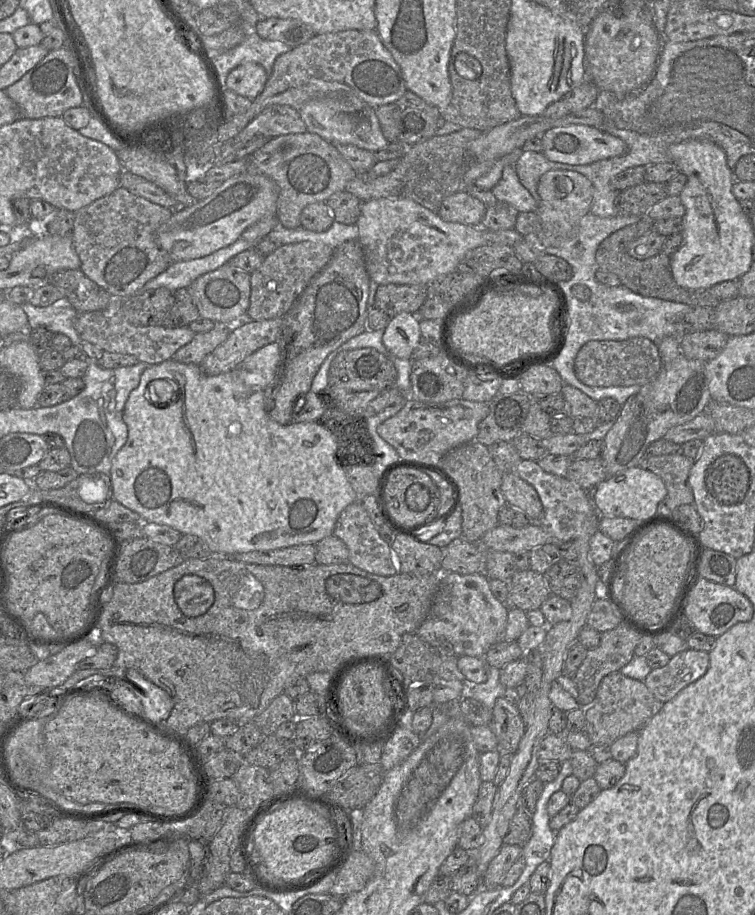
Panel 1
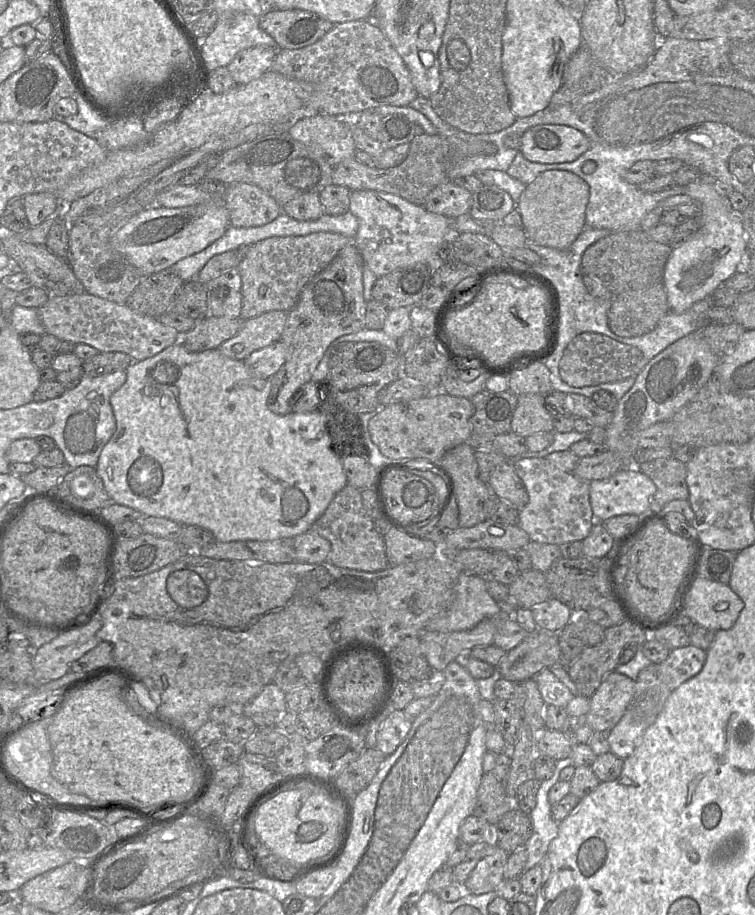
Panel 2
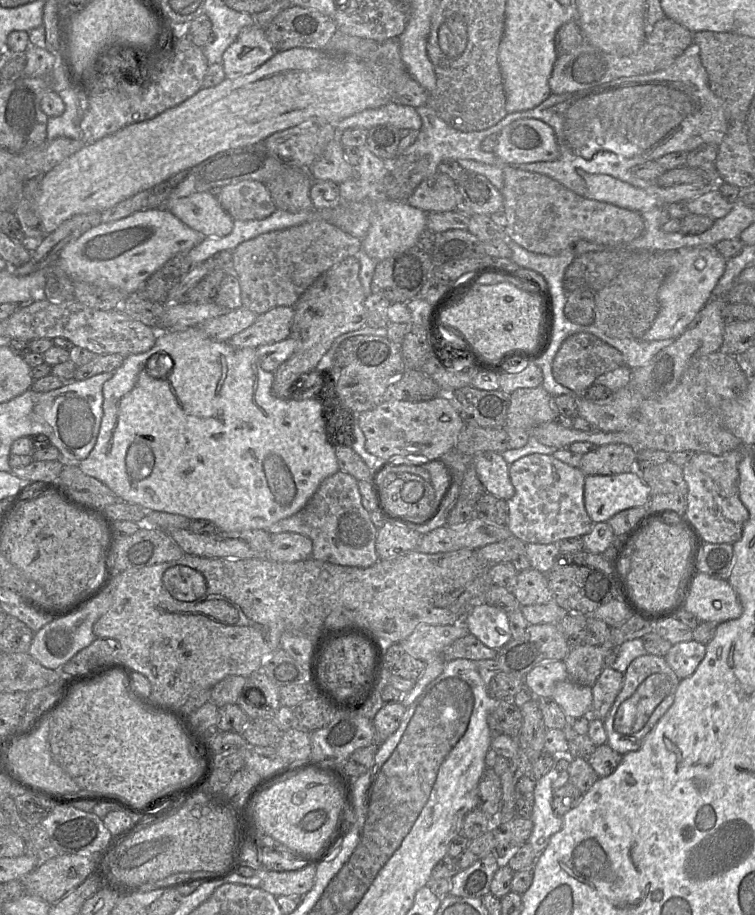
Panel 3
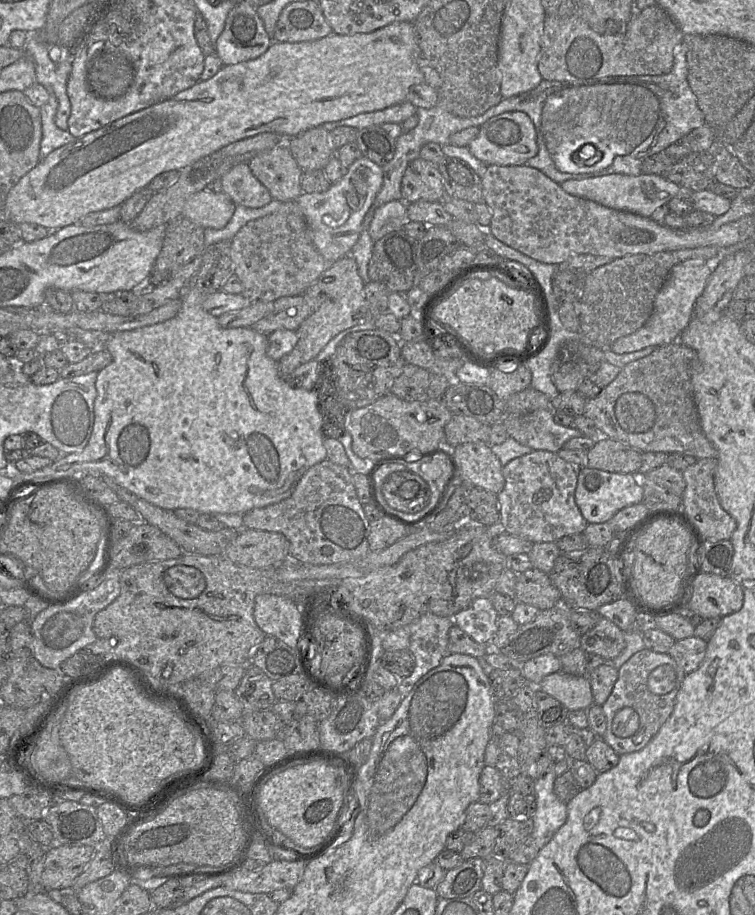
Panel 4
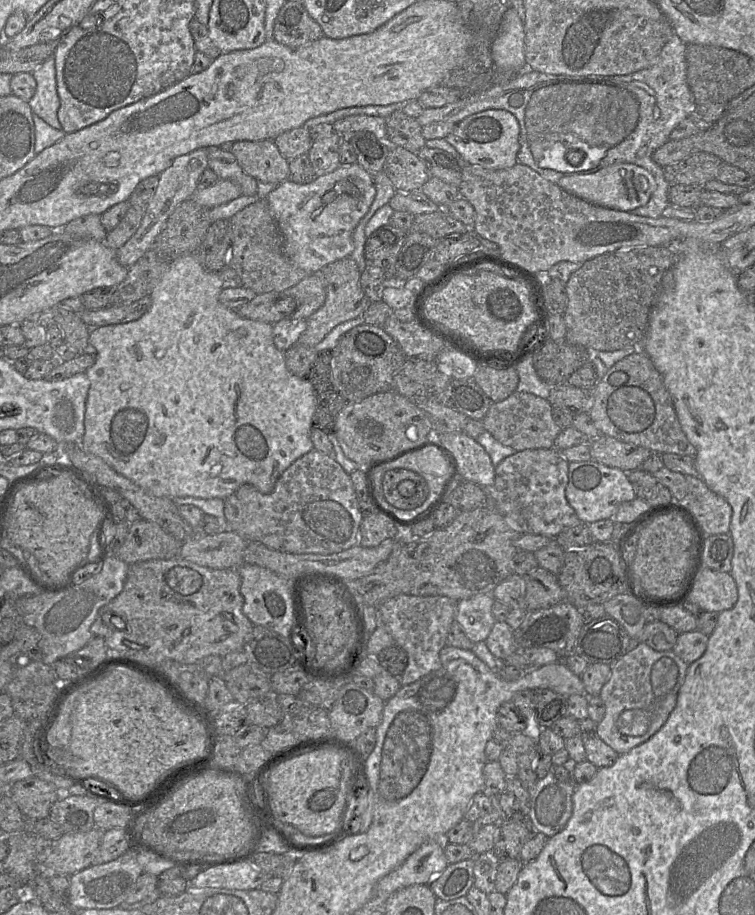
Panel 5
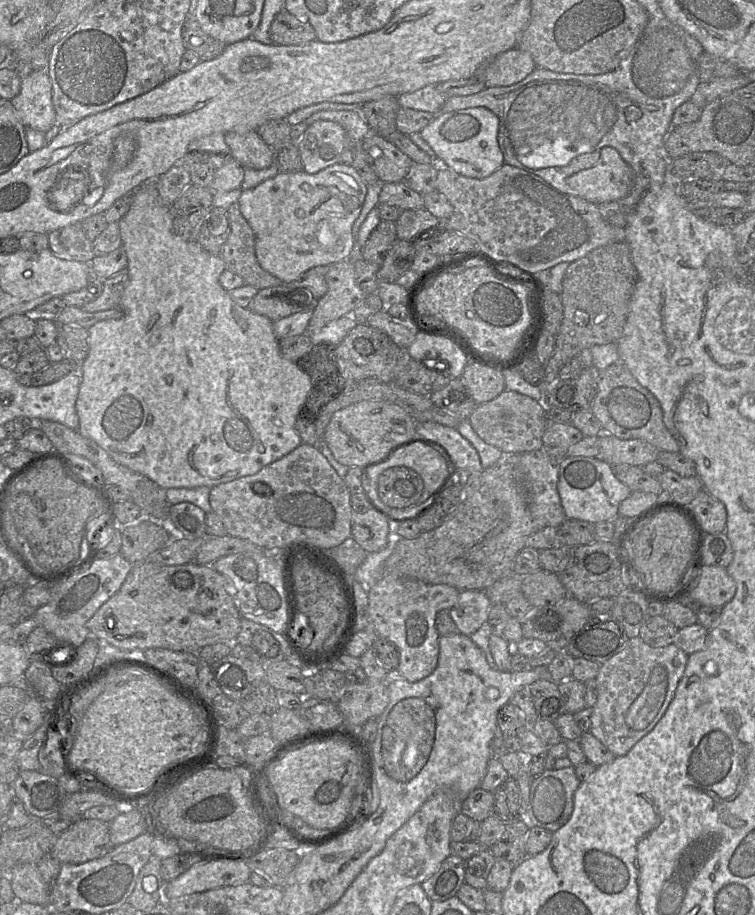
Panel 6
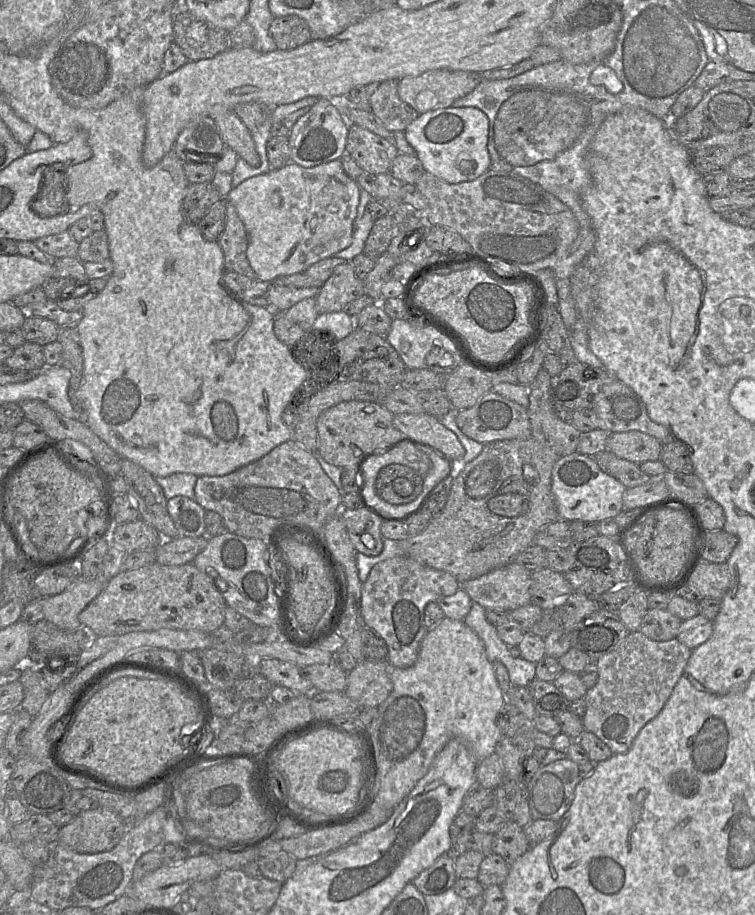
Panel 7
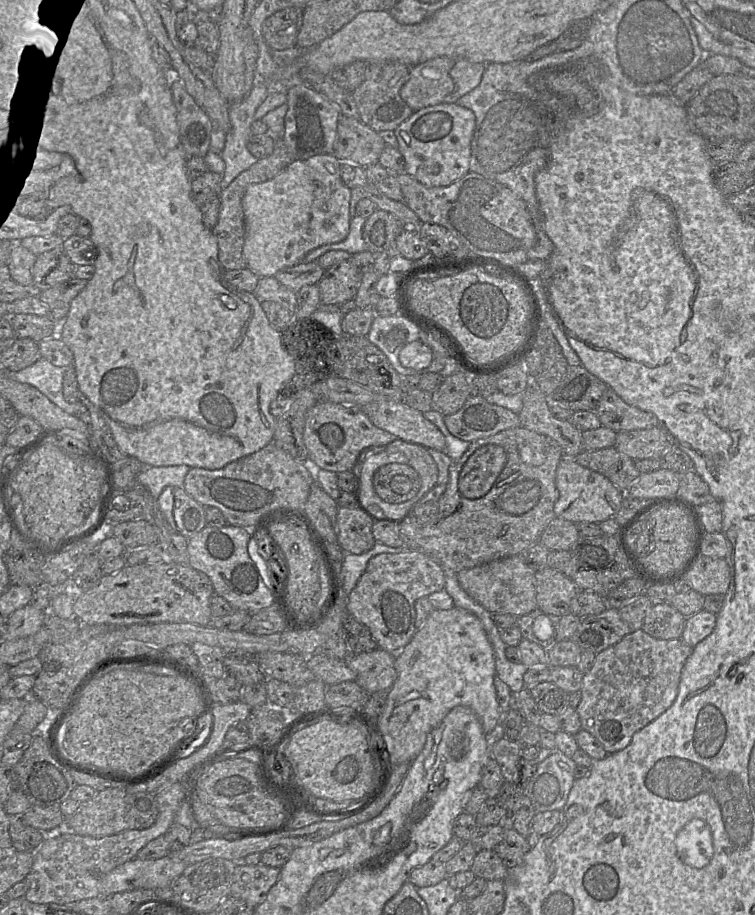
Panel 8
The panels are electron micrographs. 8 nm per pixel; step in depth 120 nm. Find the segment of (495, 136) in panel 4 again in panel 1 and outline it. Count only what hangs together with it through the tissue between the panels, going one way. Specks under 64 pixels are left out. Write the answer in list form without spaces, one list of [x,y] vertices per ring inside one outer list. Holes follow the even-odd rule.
[[[581,124],[548,129],[542,135],[542,144],[542,153],[547,159],[571,165],[591,164],[599,160],[620,156],[627,150],[627,145],[621,138],[601,128]]]

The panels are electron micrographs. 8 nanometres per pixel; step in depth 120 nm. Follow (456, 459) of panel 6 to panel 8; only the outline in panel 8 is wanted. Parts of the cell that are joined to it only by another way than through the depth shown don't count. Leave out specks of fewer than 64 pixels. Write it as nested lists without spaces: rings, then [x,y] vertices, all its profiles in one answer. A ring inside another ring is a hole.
[[[383,399],[361,407],[369,420],[378,428],[398,439],[438,451],[445,451],[445,437],[423,413],[400,399]]]

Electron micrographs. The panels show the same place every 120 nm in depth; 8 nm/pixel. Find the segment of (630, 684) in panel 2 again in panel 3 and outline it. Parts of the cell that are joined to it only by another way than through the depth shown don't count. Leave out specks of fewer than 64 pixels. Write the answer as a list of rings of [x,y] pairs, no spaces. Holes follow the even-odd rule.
[[[605,667],[592,686],[590,718],[604,720],[623,686],[623,674]]]

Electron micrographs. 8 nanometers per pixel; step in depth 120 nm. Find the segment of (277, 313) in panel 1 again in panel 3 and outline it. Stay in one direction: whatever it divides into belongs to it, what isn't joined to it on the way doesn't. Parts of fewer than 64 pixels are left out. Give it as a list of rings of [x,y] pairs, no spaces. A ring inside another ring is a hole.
[[[324,219],[261,234],[232,251],[231,271],[237,276],[242,306],[263,314],[277,306],[296,304],[301,294],[324,272],[349,256],[357,256],[361,240]]]

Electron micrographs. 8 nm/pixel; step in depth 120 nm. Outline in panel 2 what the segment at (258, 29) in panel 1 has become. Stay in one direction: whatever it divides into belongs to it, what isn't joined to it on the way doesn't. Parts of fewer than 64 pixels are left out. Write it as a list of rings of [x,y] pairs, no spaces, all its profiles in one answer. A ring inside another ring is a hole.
[[[270,9],[259,18],[259,26],[276,41],[278,50],[297,50],[315,43],[335,25],[304,10]]]

